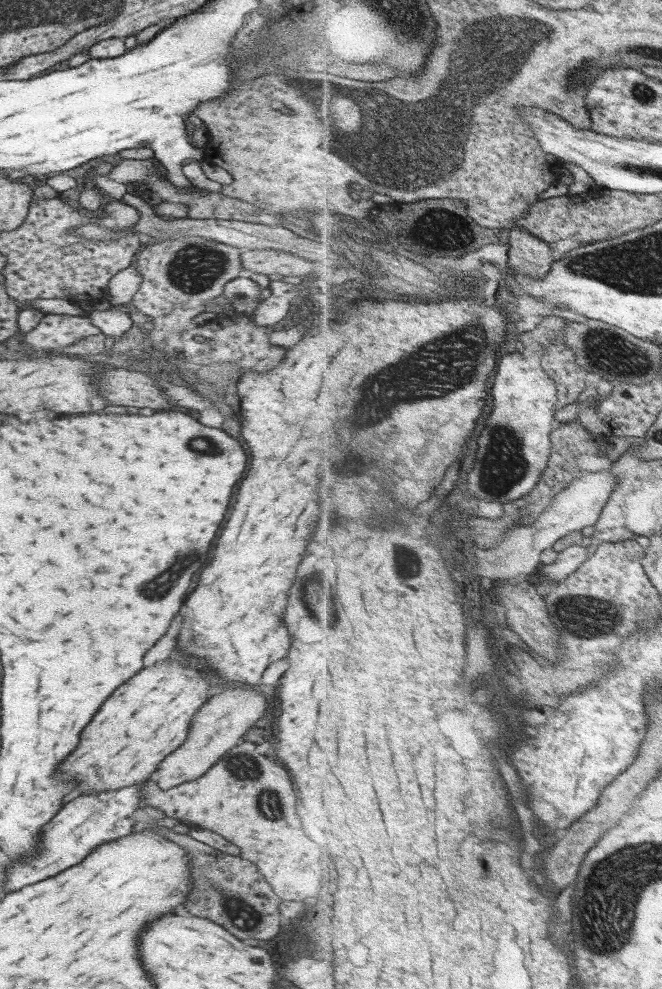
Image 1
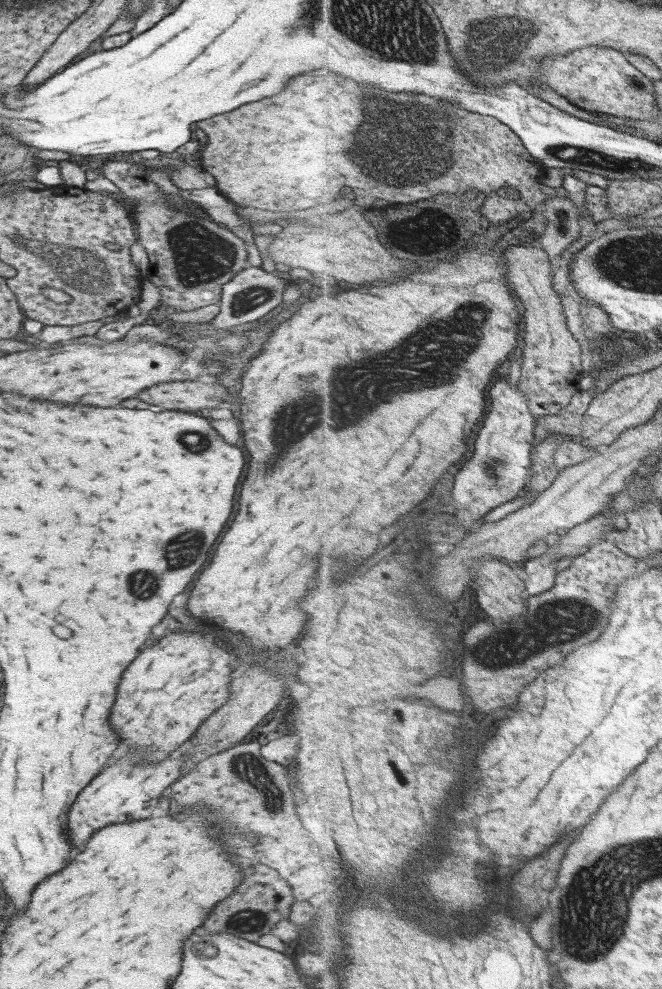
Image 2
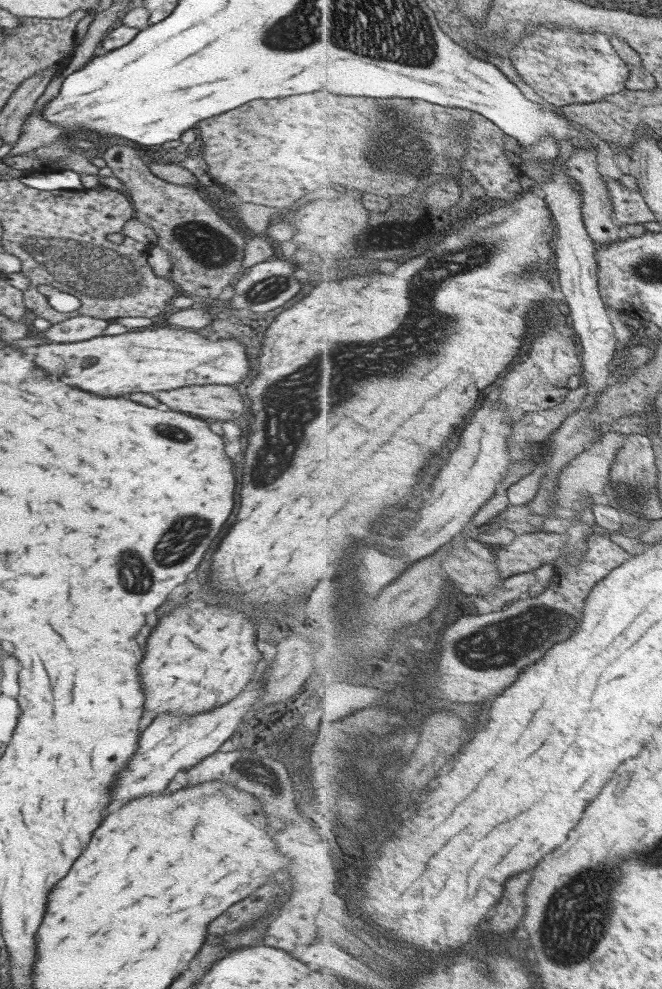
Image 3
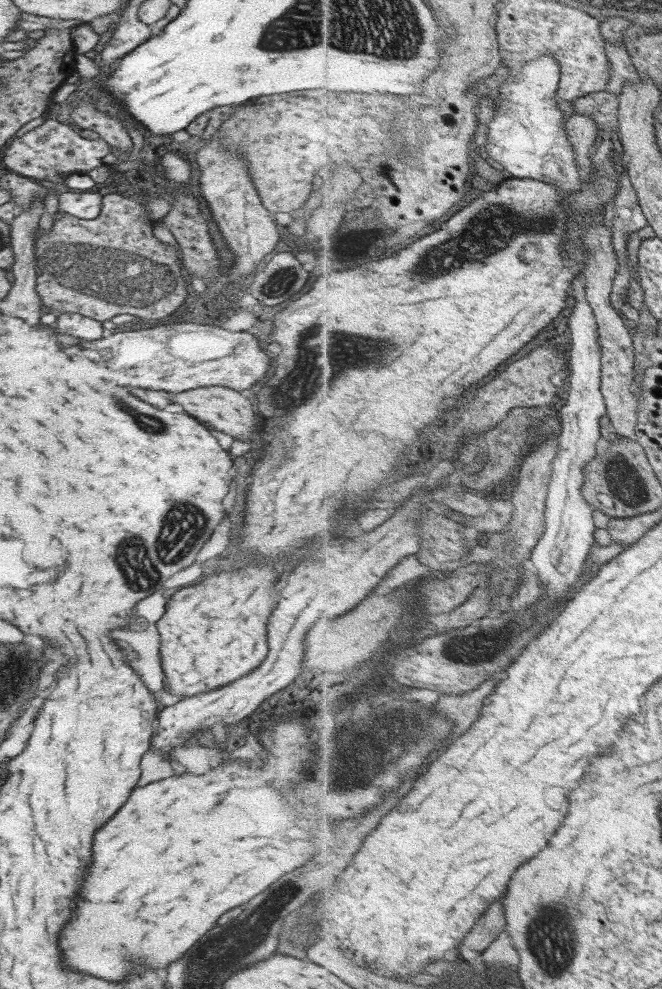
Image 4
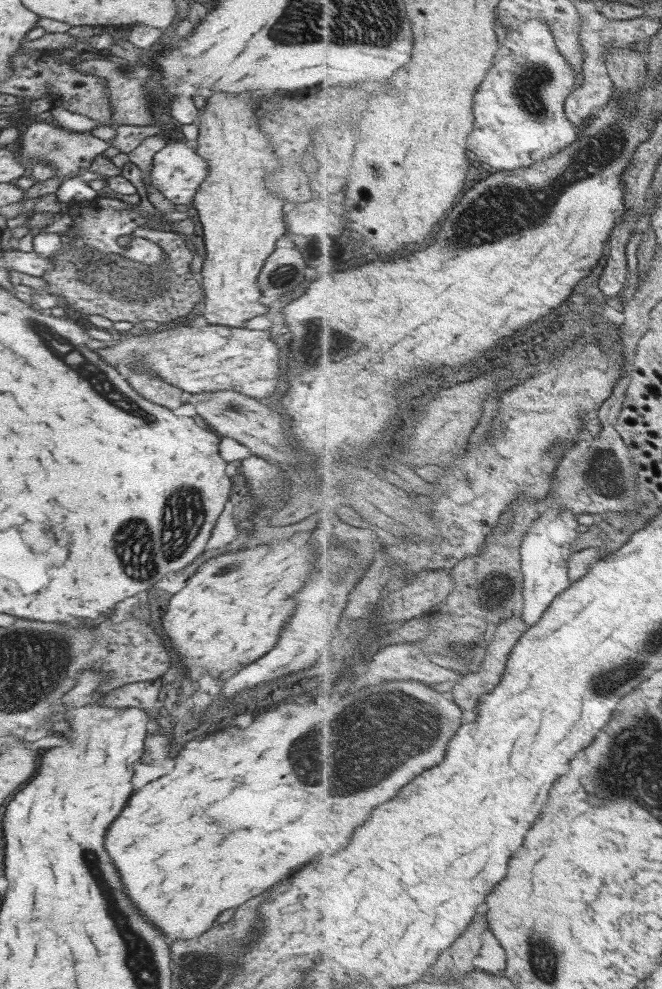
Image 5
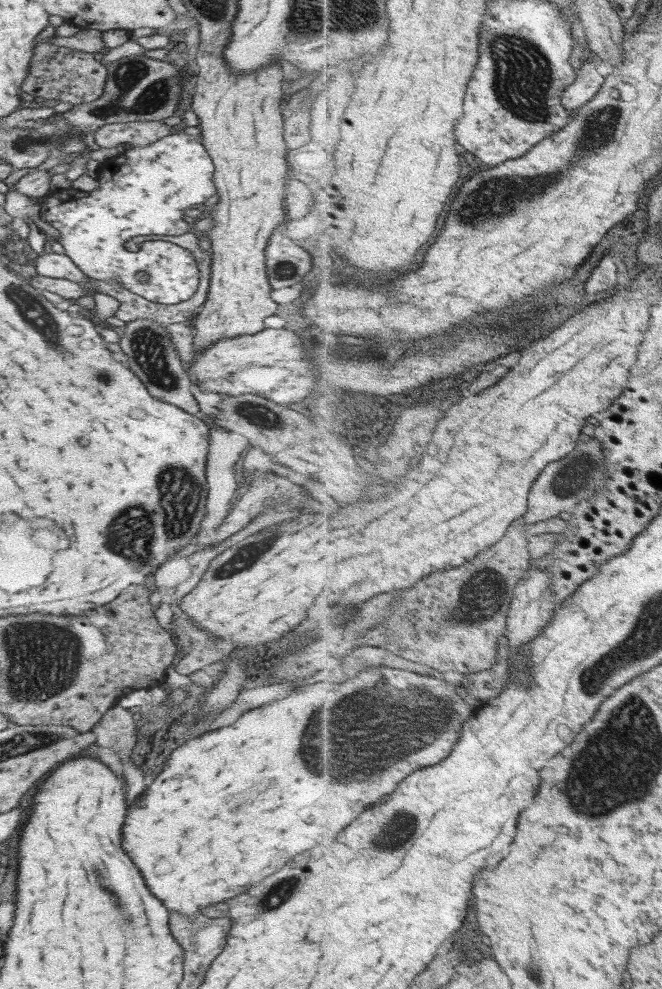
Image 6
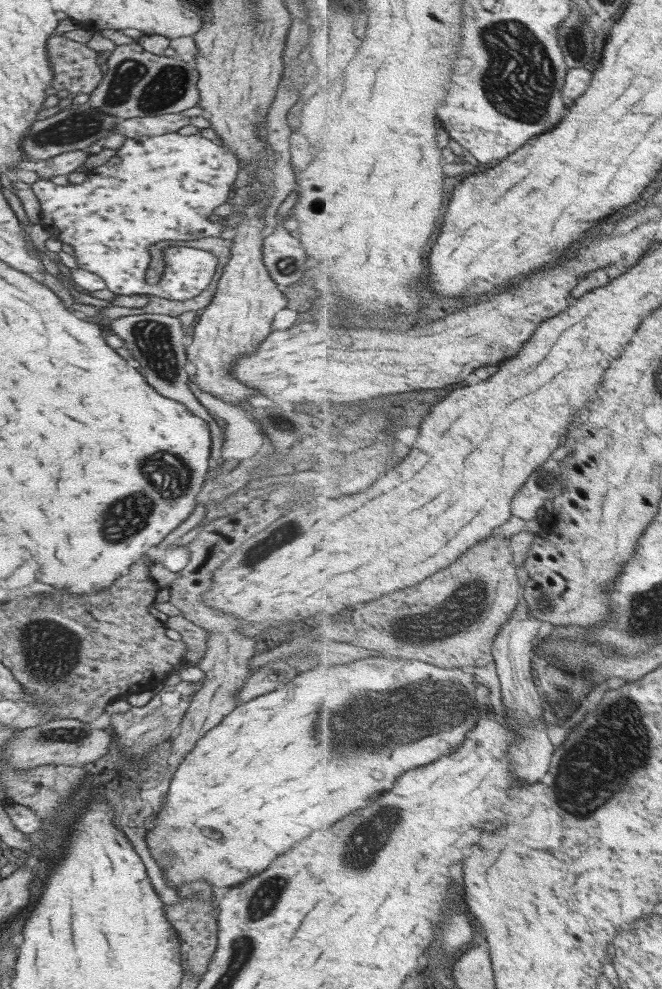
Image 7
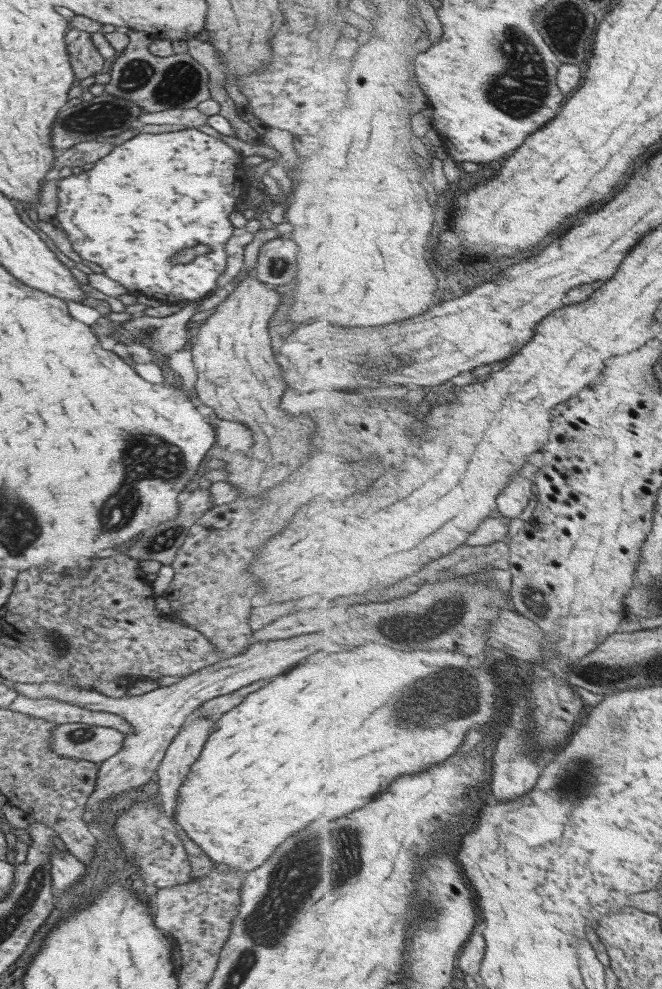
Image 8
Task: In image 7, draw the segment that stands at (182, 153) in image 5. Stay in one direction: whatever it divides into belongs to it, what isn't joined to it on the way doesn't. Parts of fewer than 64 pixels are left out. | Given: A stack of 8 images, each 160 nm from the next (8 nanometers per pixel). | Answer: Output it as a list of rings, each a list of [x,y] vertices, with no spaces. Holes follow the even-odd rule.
[[[166,132],[166,133],[165,133],[165,134],[162,134],[162,135],[159,135],[159,136],[139,136],[139,135],[136,135],[136,137],[135,137],[135,138],[127,138],[127,139],[125,139],[125,140],[124,140],[124,142],[123,142],[123,144],[122,144],[122,145],[121,145],[121,146],[120,146],[120,147],[119,147],[119,149],[117,149],[117,151],[115,151],[115,155],[114,155],[114,156],[111,156],[111,157],[110,157],[110,158],[109,158],[109,159],[108,159],[108,160],[107,160],[107,161],[106,161],[106,162],[105,162],[105,163],[104,163],[104,164],[103,164],[103,165],[100,165],[100,166],[97,166],[97,167],[95,167],[95,168],[92,168],[92,169],[91,169],[91,171],[89,171],[89,172],[88,172],[88,173],[87,173],[87,174],[86,174],[86,177],[85,177],[85,180],[84,180],[84,181],[82,181],[82,182],[81,182],[81,183],[80,183],[80,184],[72,184],[72,183],[68,183],[68,184],[67,184],[67,185],[63,185],[63,186],[60,186],[60,185],[54,185],[54,184],[53,184],[53,182],[51,182],[51,181],[49,181],[49,180],[41,180],[41,179],[38,179],[38,180],[37,180],[37,181],[35,181],[35,182],[34,182],[34,183],[33,183],[33,184],[32,184],[32,185],[30,185],[30,187],[31,187],[31,188],[32,188],[32,191],[33,191],[33,194],[34,194],[34,195],[35,195],[35,196],[36,196],[36,199],[37,199],[37,200],[38,200],[38,203],[39,203],[39,206],[40,206],[40,221],[39,221],[39,222],[38,222],[38,224],[40,224],[40,225],[41,225],[41,226],[42,226],[42,228],[43,228],[43,229],[44,229],[44,230],[46,230],[46,231],[48,231],[48,232],[50,232],[50,234],[51,234],[51,235],[52,235],[52,240],[53,240],[53,241],[54,241],[54,242],[55,242],[55,243],[62,243],[62,242],[65,242],[65,244],[69,244],[69,246],[71,246],[71,248],[72,248],[72,249],[73,249],[73,258],[74,258],[74,259],[75,259],[75,264],[76,264],[76,265],[77,265],[77,267],[78,267],[78,268],[81,268],[81,269],[82,269],[82,270],[85,270],[85,271],[86,271],[86,272],[91,272],[91,273],[92,273],[92,274],[93,274],[93,275],[96,275],[96,276],[99,276],[99,278],[101,278],[101,280],[103,280],[103,281],[104,281],[104,283],[105,283],[105,287],[106,287],[106,288],[107,288],[107,289],[108,289],[108,290],[109,290],[109,291],[111,291],[111,292],[112,292],[112,293],[114,293],[114,294],[115,294],[115,295],[125,295],[125,296],[131,296],[131,295],[146,295],[146,296],[149,296],[149,295],[150,295],[150,296],[153,296],[153,297],[158,297],[158,298],[161,298],[161,299],[167,299],[167,300],[169,300],[169,301],[170,301],[170,303],[173,303],[173,302],[174,302],[174,301],[187,301],[187,300],[190,300],[190,299],[191,299],[191,298],[194,298],[194,297],[195,297],[195,296],[198,296],[198,295],[199,295],[199,294],[200,294],[200,293],[201,293],[201,292],[203,292],[203,290],[205,290],[205,288],[207,288],[207,286],[208,286],[208,284],[209,284],[209,282],[210,282],[210,281],[211,281],[211,280],[212,280],[212,279],[211,279],[211,274],[197,274],[197,276],[199,276],[199,278],[193,278],[193,276],[177,276],[177,278],[175,278],[175,276],[169,276],[169,280],[167,280],[167,278],[163,278],[163,280],[161,280],[161,282],[159,282],[159,284],[157,284],[157,283],[155,283],[155,284],[153,284],[153,285],[148,285],[148,284],[147,284],[147,283],[145,283],[145,271],[146,271],[146,269],[147,269],[147,262],[150,262],[150,260],[151,260],[151,259],[150,259],[150,258],[149,258],[149,253],[148,253],[148,252],[147,252],[147,247],[148,247],[148,246],[149,246],[149,245],[151,245],[151,244],[155,244],[155,243],[156,243],[156,242],[159,242],[159,241],[162,241],[162,240],[186,240],[186,241],[192,241],[192,240],[199,240],[199,239],[202,239],[202,238],[205,238],[205,237],[217,237],[217,236],[218,236],[218,235],[219,235],[219,234],[220,234],[220,233],[221,233],[221,232],[222,232],[222,231],[223,231],[223,230],[225,230],[225,229],[227,229],[227,228],[226,228],[226,227],[224,227],[224,226],[223,226],[223,225],[219,225],[219,221],[218,221],[218,222],[215,222],[215,221],[214,221],[214,222],[212,222],[212,221],[209,221],[209,220],[207,220],[207,218],[209,218],[209,212],[211,212],[211,210],[213,210],[213,209],[214,209],[214,208],[217,208],[217,206],[221,206],[221,204],[223,204],[223,202],[226,202],[226,198],[227,198],[227,194],[229,194],[229,189],[231,189],[231,185],[232,185],[232,184],[233,184],[233,180],[235,180],[235,176],[237,176],[237,170],[238,170],[238,169],[239,169],[239,167],[238,167],[238,166],[237,166],[237,160],[236,160],[236,158],[235,158],[235,157],[234,157],[234,156],[233,156],[233,154],[231,154],[231,153],[230,153],[230,152],[229,152],[229,151],[228,151],[228,150],[227,150],[227,149],[226,149],[226,148],[223,148],[223,147],[222,147],[222,146],[220,146],[220,145],[219,145],[219,144],[218,144],[218,145],[217,145],[217,144],[214,144],[214,143],[213,143],[213,142],[212,142],[212,141],[211,141],[211,140],[208,140],[208,139],[205,139],[205,138],[204,138],[204,137],[201,137],[201,135],[200,135],[200,134],[199,134],[199,132],[198,132],[198,133],[196,133],[196,134],[191,134],[191,135],[181,135],[181,134],[178,134],[178,133],[176,133],[176,132],[169,132],[169,133],[167,133],[167,132]],[[71,214],[73,214],[73,216],[77,216],[77,220],[69,220],[69,221],[54,221],[54,218],[55,218],[55,220],[57,220],[57,218],[64,218],[64,220],[68,220],[68,218],[70,218],[70,216],[71,216]],[[167,282],[173,282],[173,284],[175,284],[175,286],[177,286],[177,290],[179,290],[179,292],[173,292],[173,290],[165,290],[165,288],[167,288]]]

